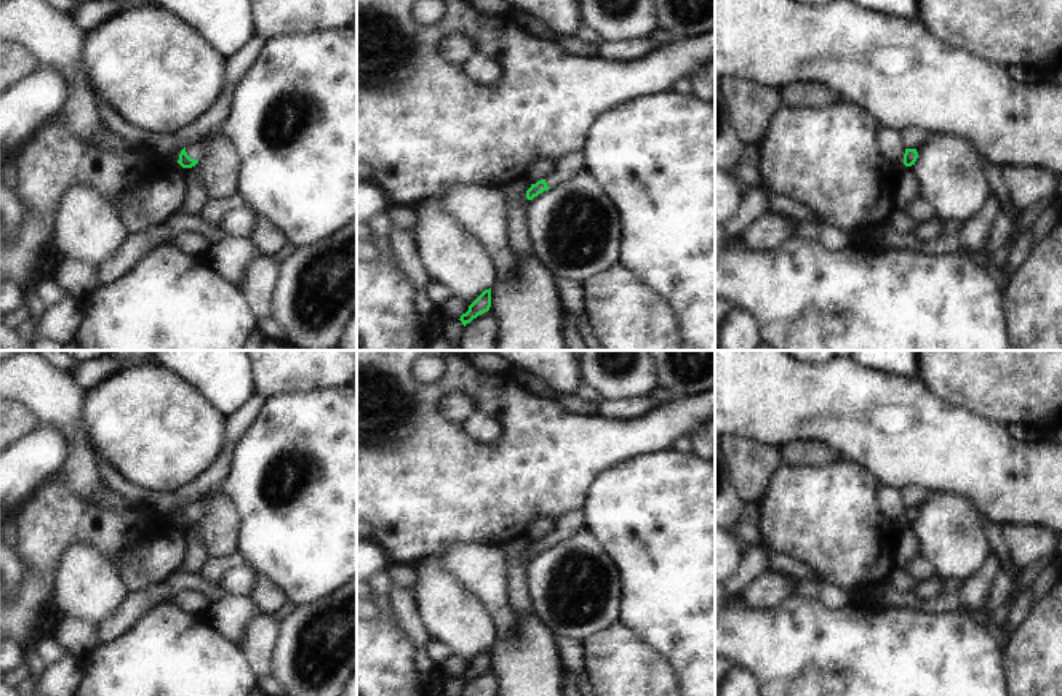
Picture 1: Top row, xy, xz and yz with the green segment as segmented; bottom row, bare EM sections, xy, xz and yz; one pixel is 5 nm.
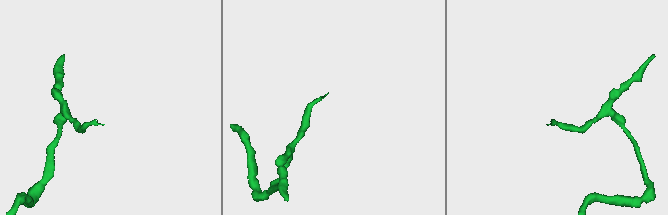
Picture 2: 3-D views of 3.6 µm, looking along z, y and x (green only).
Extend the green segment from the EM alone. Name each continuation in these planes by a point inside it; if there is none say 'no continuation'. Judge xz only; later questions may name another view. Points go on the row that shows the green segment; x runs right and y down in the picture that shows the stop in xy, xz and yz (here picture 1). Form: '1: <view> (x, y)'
1: xz (566, 167)

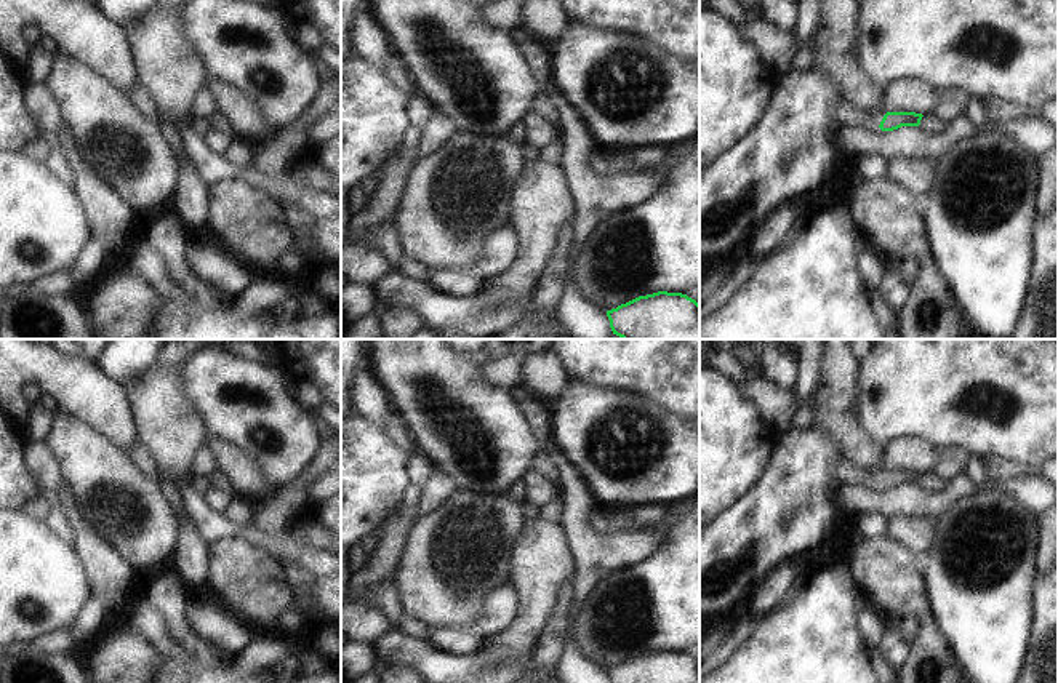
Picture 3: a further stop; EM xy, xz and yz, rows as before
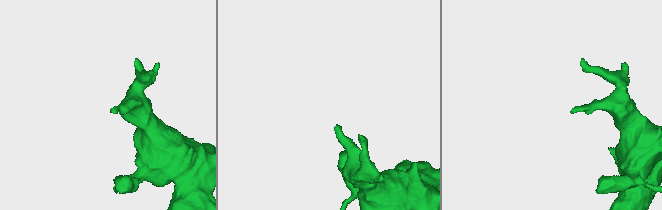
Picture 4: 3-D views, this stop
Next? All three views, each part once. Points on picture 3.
1: yz (847, 114)

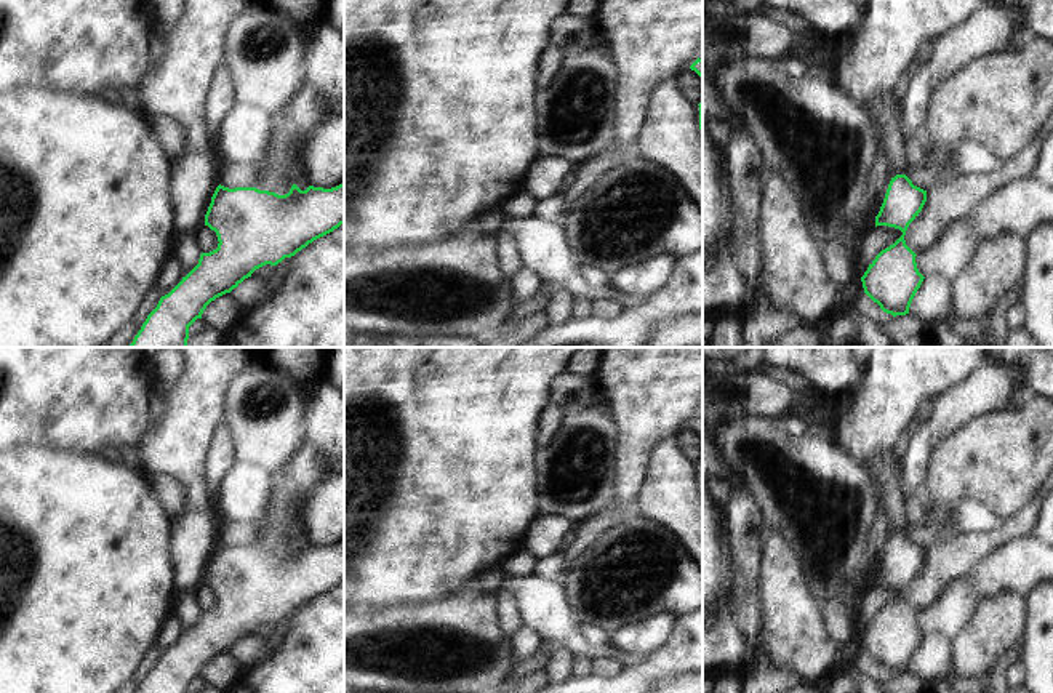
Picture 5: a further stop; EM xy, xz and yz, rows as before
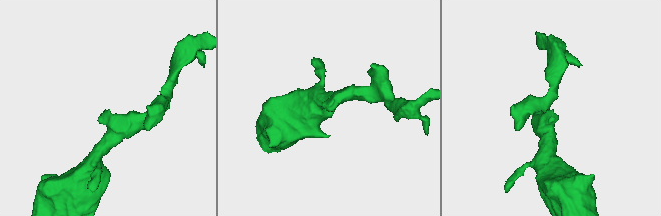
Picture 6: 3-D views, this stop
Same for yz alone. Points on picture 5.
1: yz (888, 108)

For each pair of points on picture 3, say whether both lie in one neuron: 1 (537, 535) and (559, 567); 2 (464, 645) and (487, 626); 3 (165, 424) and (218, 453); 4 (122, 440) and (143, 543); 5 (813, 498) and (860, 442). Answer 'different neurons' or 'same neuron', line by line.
1: same neuron
2: different neurons
3: different neurons
4: different neurons
5: different neurons

